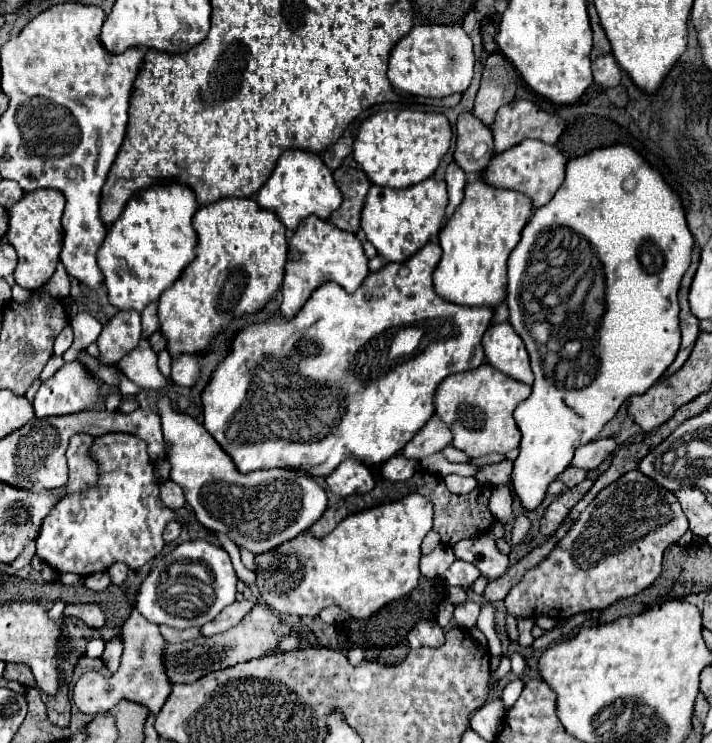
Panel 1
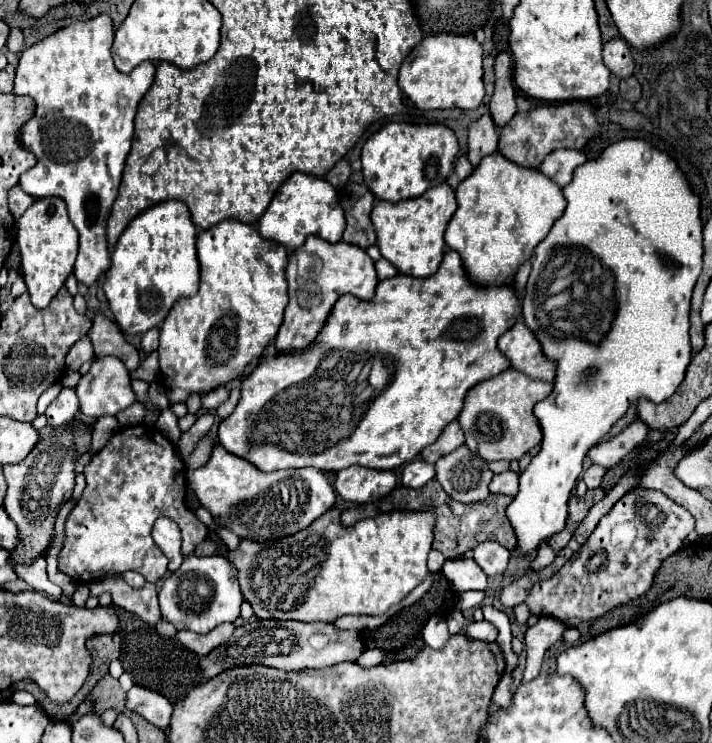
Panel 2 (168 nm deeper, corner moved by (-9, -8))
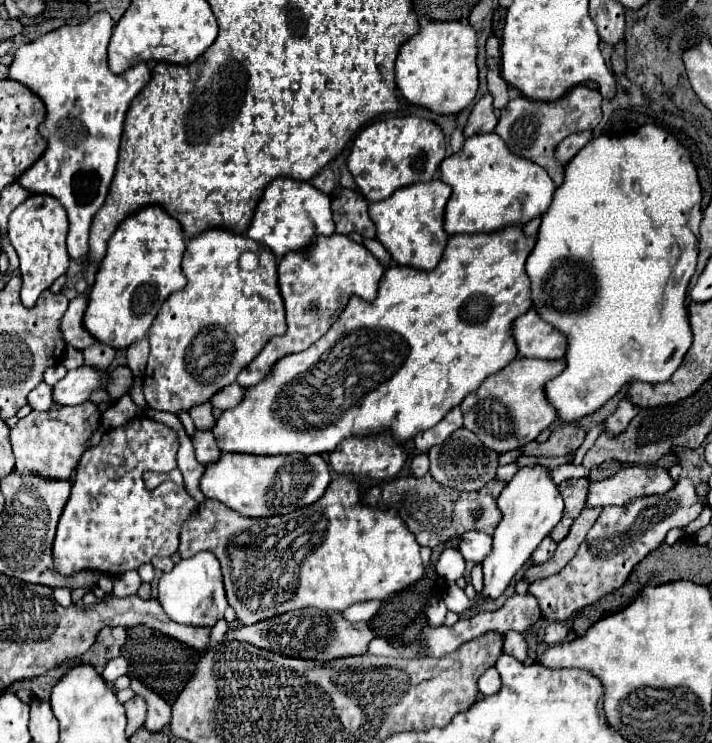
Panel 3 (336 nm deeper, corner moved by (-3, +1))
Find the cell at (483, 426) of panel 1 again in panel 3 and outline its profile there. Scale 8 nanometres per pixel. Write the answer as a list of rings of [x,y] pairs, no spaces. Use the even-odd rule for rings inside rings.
[[[517,356],[509,366],[491,374],[483,384],[461,402],[465,428],[471,430],[487,448],[503,454],[533,442],[539,432],[557,420],[557,410],[545,396],[545,384],[565,370],[565,360],[535,360]]]

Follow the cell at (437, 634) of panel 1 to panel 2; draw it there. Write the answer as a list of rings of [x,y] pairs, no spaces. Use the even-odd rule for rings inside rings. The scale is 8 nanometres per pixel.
[[[431,617],[423,629],[423,641],[431,647],[431,649],[437,649],[437,647],[445,647],[447,639],[451,637],[451,633],[447,631],[447,623],[445,619],[441,617]]]

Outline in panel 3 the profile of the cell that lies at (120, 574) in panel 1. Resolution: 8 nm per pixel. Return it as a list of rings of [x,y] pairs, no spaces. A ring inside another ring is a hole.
[[[137,570],[125,572],[113,580],[113,596],[119,596],[119,598],[133,596],[133,594],[137,594],[139,586],[141,586],[141,578],[139,578]]]

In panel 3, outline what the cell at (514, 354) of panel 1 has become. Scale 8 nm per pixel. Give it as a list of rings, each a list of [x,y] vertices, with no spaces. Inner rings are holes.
[[[529,310],[513,324],[519,354],[525,358],[557,360],[565,356],[565,334],[549,326],[535,310]]]

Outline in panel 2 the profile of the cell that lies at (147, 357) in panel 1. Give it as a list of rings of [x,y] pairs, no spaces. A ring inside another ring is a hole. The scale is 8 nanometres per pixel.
[[[103,315],[95,317],[89,337],[91,337],[93,349],[95,349],[95,357],[115,355],[125,363],[125,367],[129,371],[135,371],[135,367],[141,365],[139,349],[135,349],[131,343],[127,343],[123,339],[123,335],[119,335],[119,329],[113,327],[113,323],[107,317],[103,317]]]

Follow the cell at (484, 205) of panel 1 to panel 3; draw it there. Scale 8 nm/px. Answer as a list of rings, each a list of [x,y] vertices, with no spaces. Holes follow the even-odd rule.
[[[495,132],[465,138],[461,150],[441,162],[439,178],[453,188],[445,208],[447,234],[481,234],[509,224],[527,224],[547,212],[555,194],[555,184],[545,168],[509,152]]]

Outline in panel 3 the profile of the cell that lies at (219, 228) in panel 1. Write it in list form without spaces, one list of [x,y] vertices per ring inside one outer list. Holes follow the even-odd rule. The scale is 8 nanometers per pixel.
[[[211,228],[187,242],[183,254],[183,274],[187,284],[183,290],[173,292],[161,306],[157,318],[149,328],[149,362],[143,378],[145,402],[153,410],[163,410],[171,414],[189,412],[197,404],[209,402],[217,390],[233,384],[237,374],[253,362],[253,358],[263,350],[269,338],[285,334],[285,310],[283,298],[277,286],[277,262],[269,250],[245,236],[233,234],[223,228]],[[243,252],[255,252],[259,256],[259,268],[253,272],[243,272],[239,268],[239,256]]]

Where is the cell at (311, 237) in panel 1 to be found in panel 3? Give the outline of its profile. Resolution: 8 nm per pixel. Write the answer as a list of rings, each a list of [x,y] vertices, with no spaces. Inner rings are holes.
[[[339,234],[327,238],[321,236],[307,252],[287,254],[283,260],[279,260],[277,276],[287,314],[287,334],[271,338],[263,352],[237,376],[237,382],[243,388],[255,386],[269,376],[275,362],[279,362],[283,356],[307,350],[313,342],[325,336],[329,326],[341,316],[349,296],[361,296],[365,300],[373,300],[377,296],[383,272],[383,264],[363,244],[357,244],[349,236]]]

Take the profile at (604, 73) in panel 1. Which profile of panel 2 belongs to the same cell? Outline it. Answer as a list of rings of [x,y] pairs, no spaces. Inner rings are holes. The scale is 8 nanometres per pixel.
[[[621,37],[603,45],[603,63],[619,79],[629,79],[633,75],[631,49]]]

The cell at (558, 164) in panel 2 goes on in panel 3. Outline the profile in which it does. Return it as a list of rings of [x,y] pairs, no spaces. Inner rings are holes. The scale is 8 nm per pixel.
[[[591,130],[581,132],[581,134],[571,134],[571,136],[567,136],[567,138],[557,146],[557,152],[555,152],[557,160],[563,162],[563,164],[567,164],[591,138],[593,138],[593,132],[591,132]]]

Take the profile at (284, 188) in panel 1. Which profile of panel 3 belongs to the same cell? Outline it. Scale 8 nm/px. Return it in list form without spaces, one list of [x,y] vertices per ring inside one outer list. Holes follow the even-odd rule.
[[[275,178],[263,192],[253,222],[247,230],[247,238],[265,244],[277,258],[287,252],[303,252],[313,244],[317,236],[331,236],[335,222],[331,216],[331,198],[319,192],[309,182],[297,182],[289,178]]]

